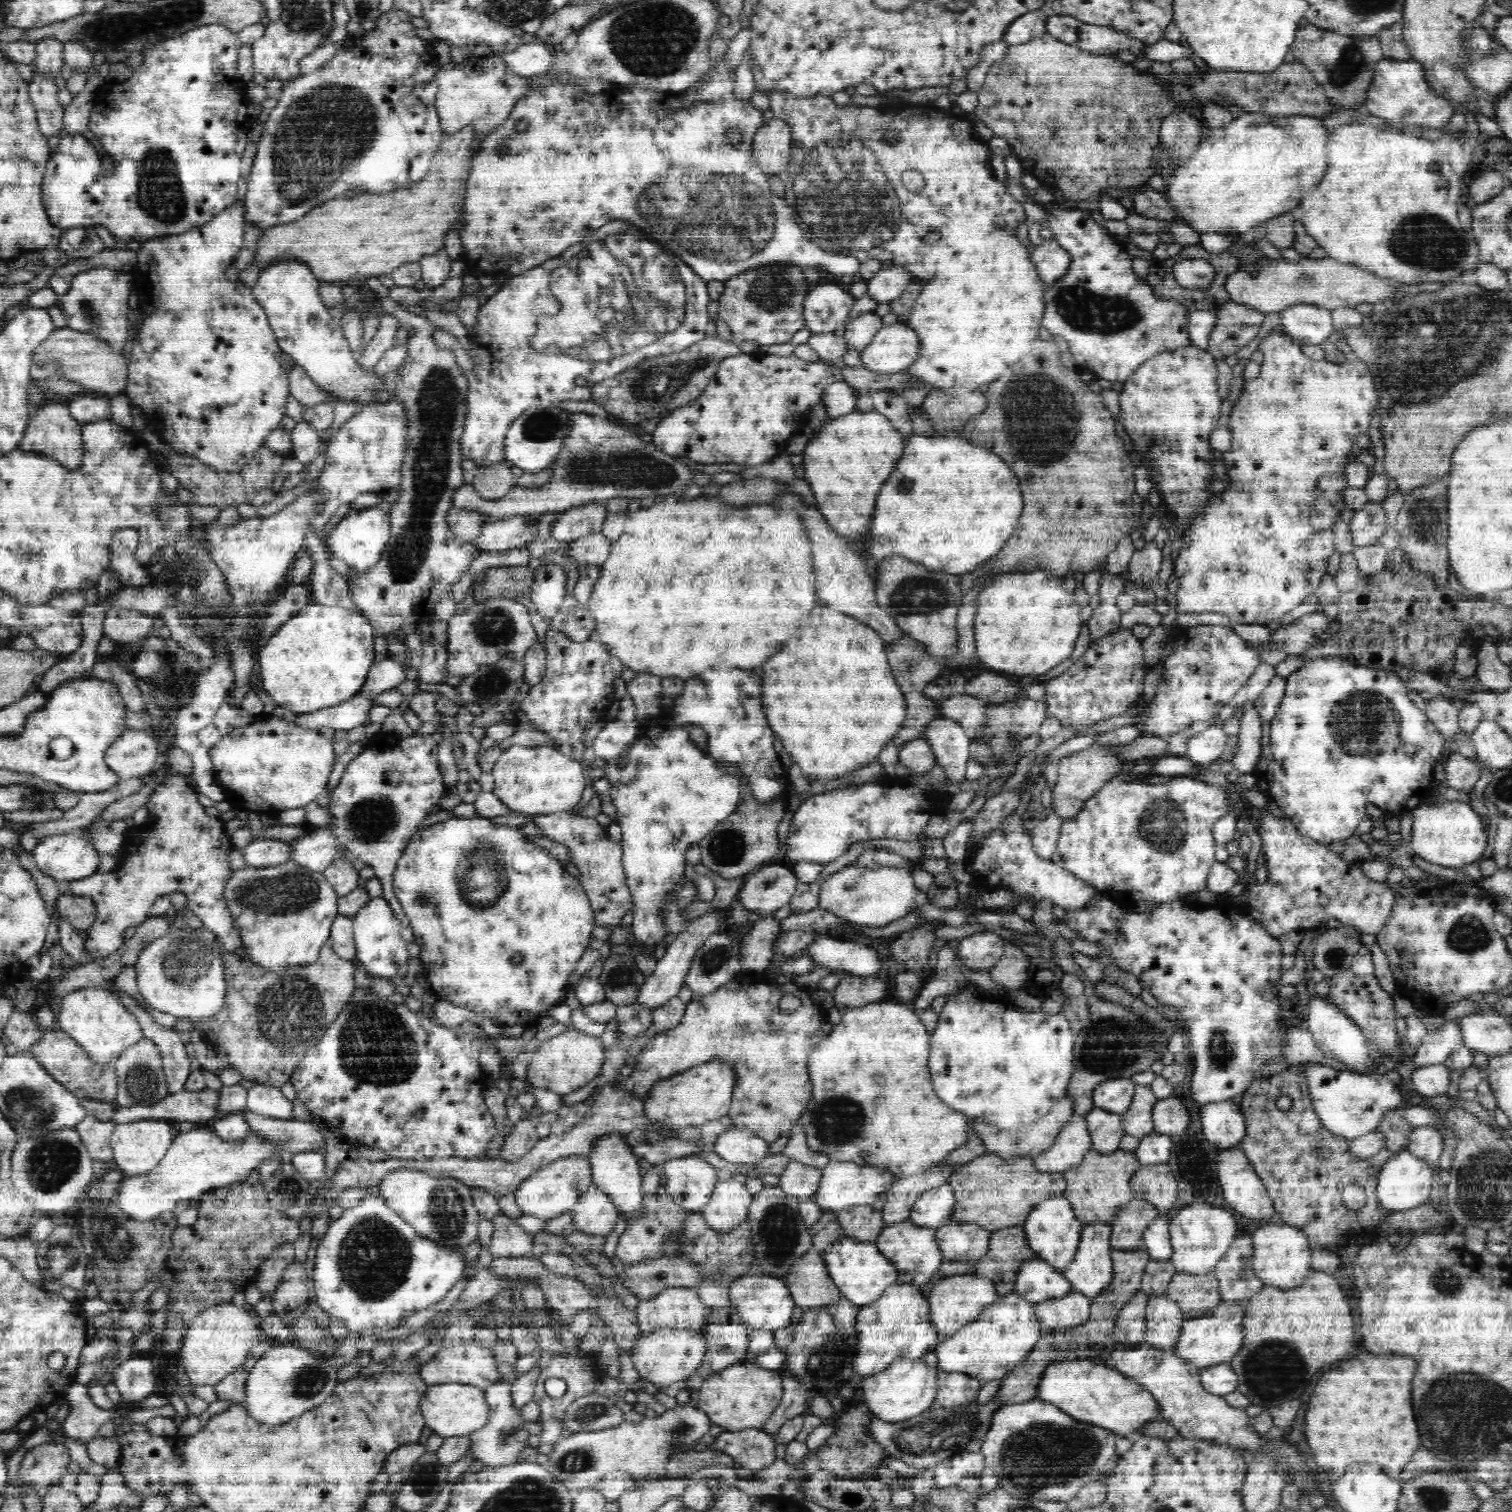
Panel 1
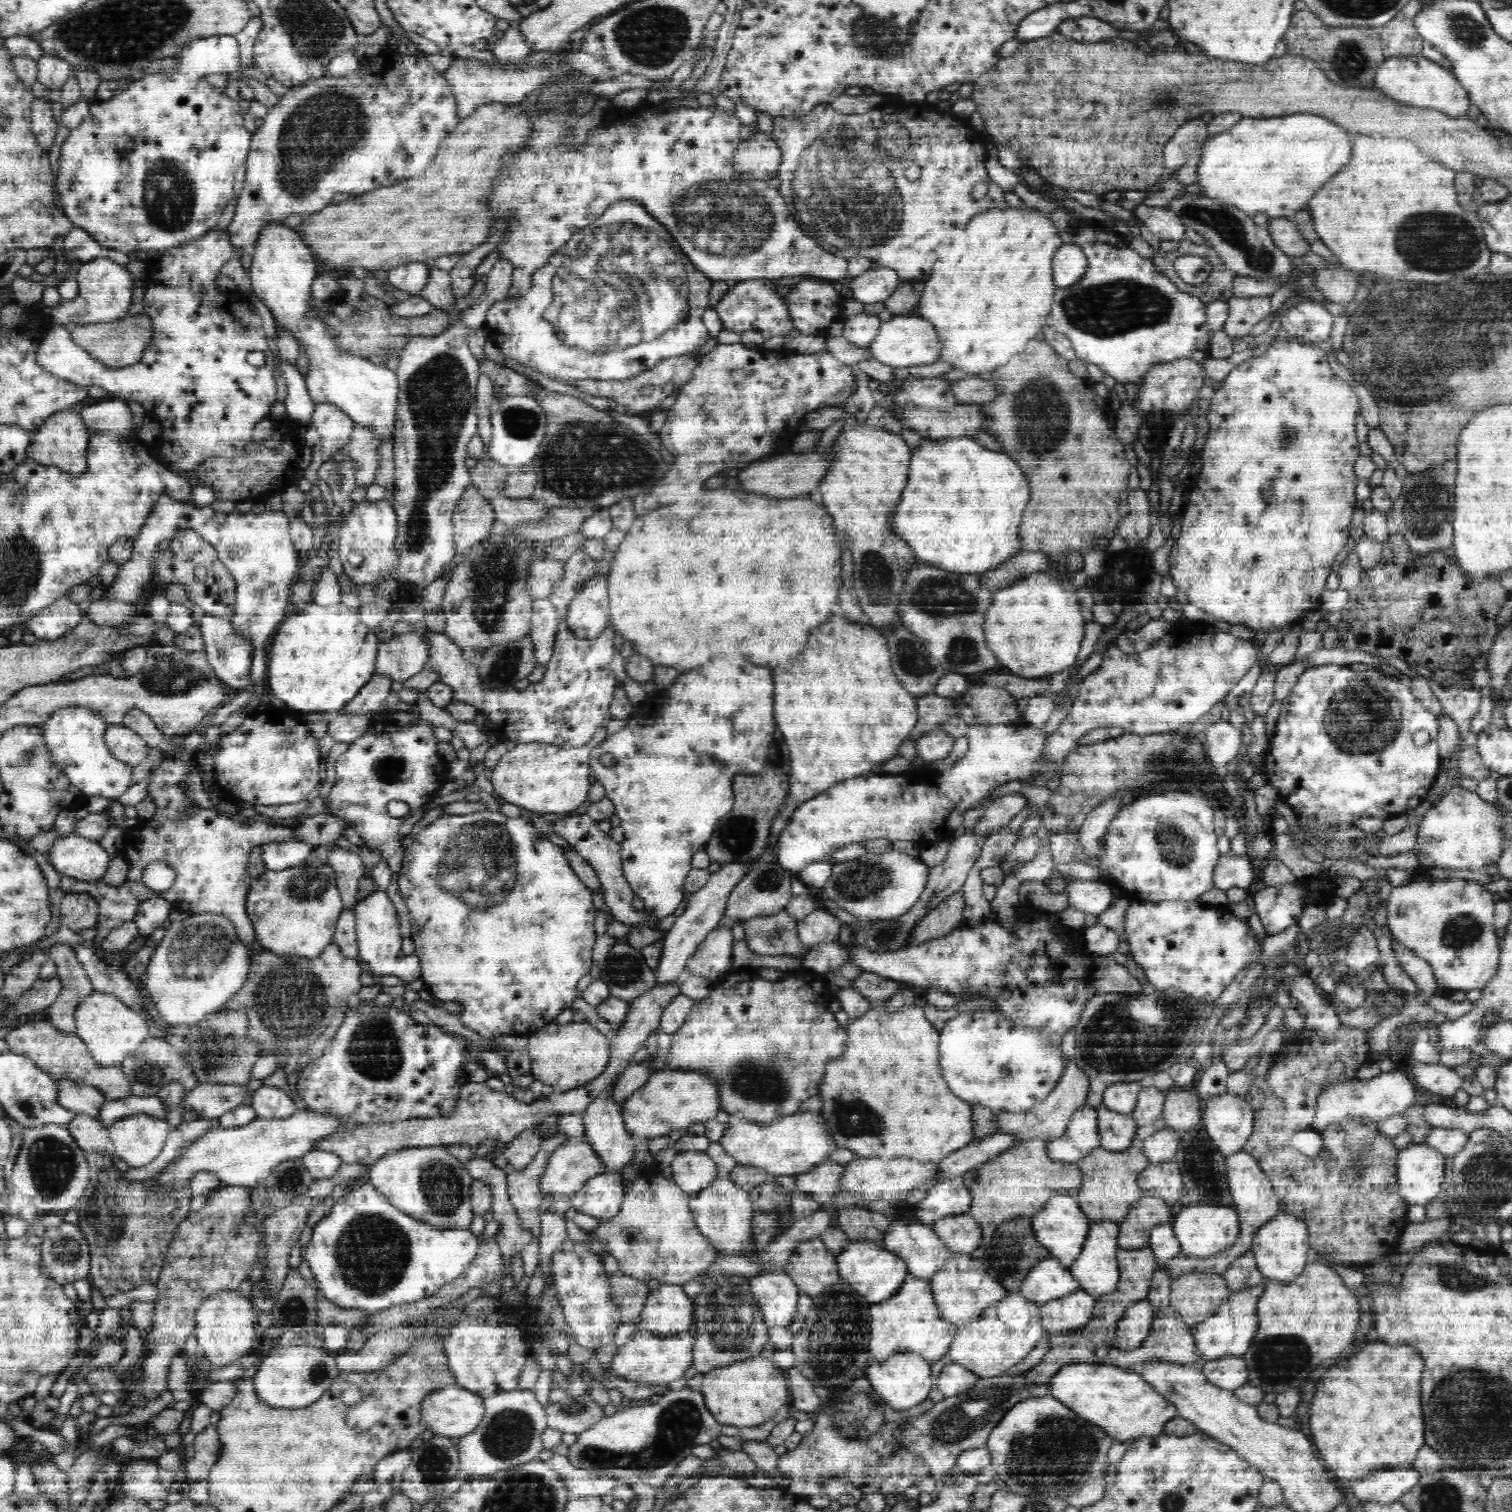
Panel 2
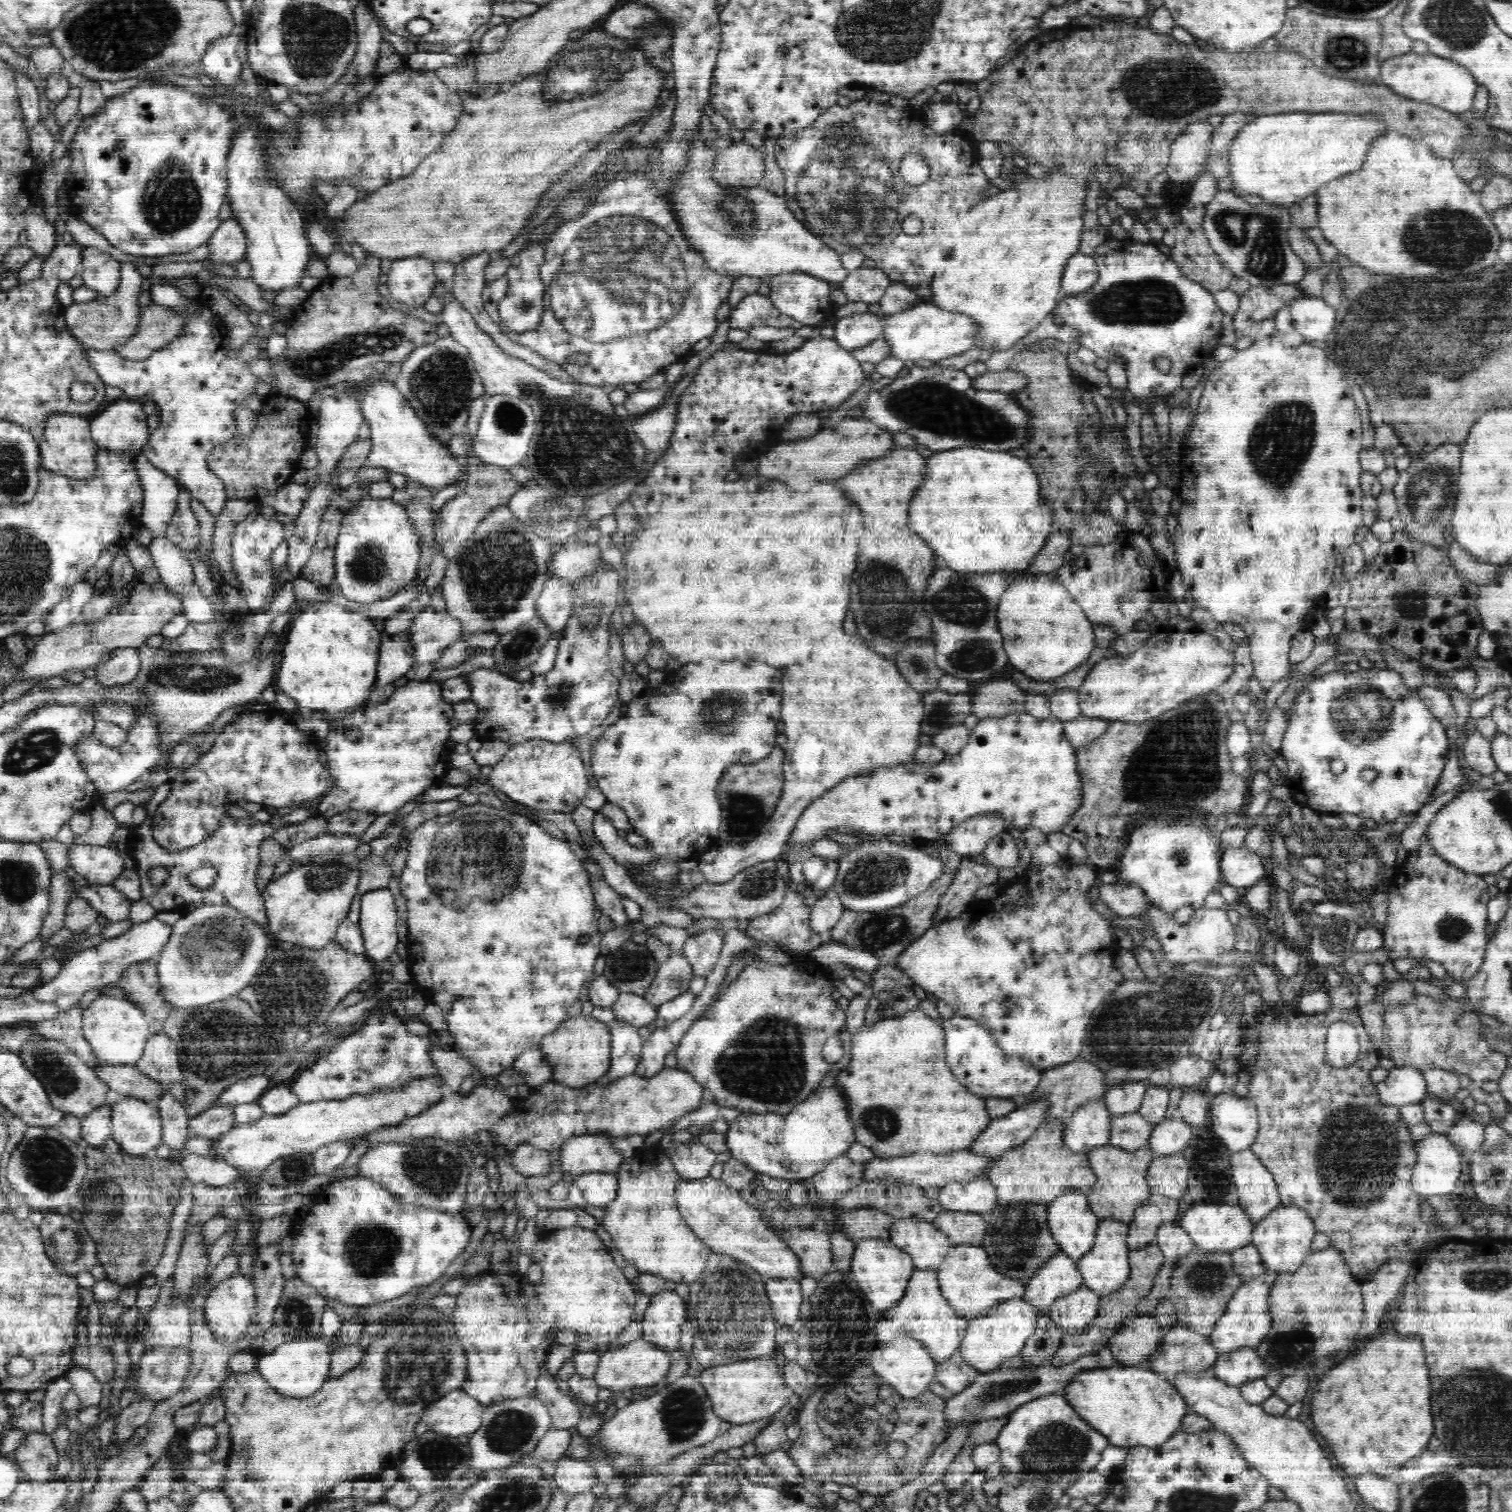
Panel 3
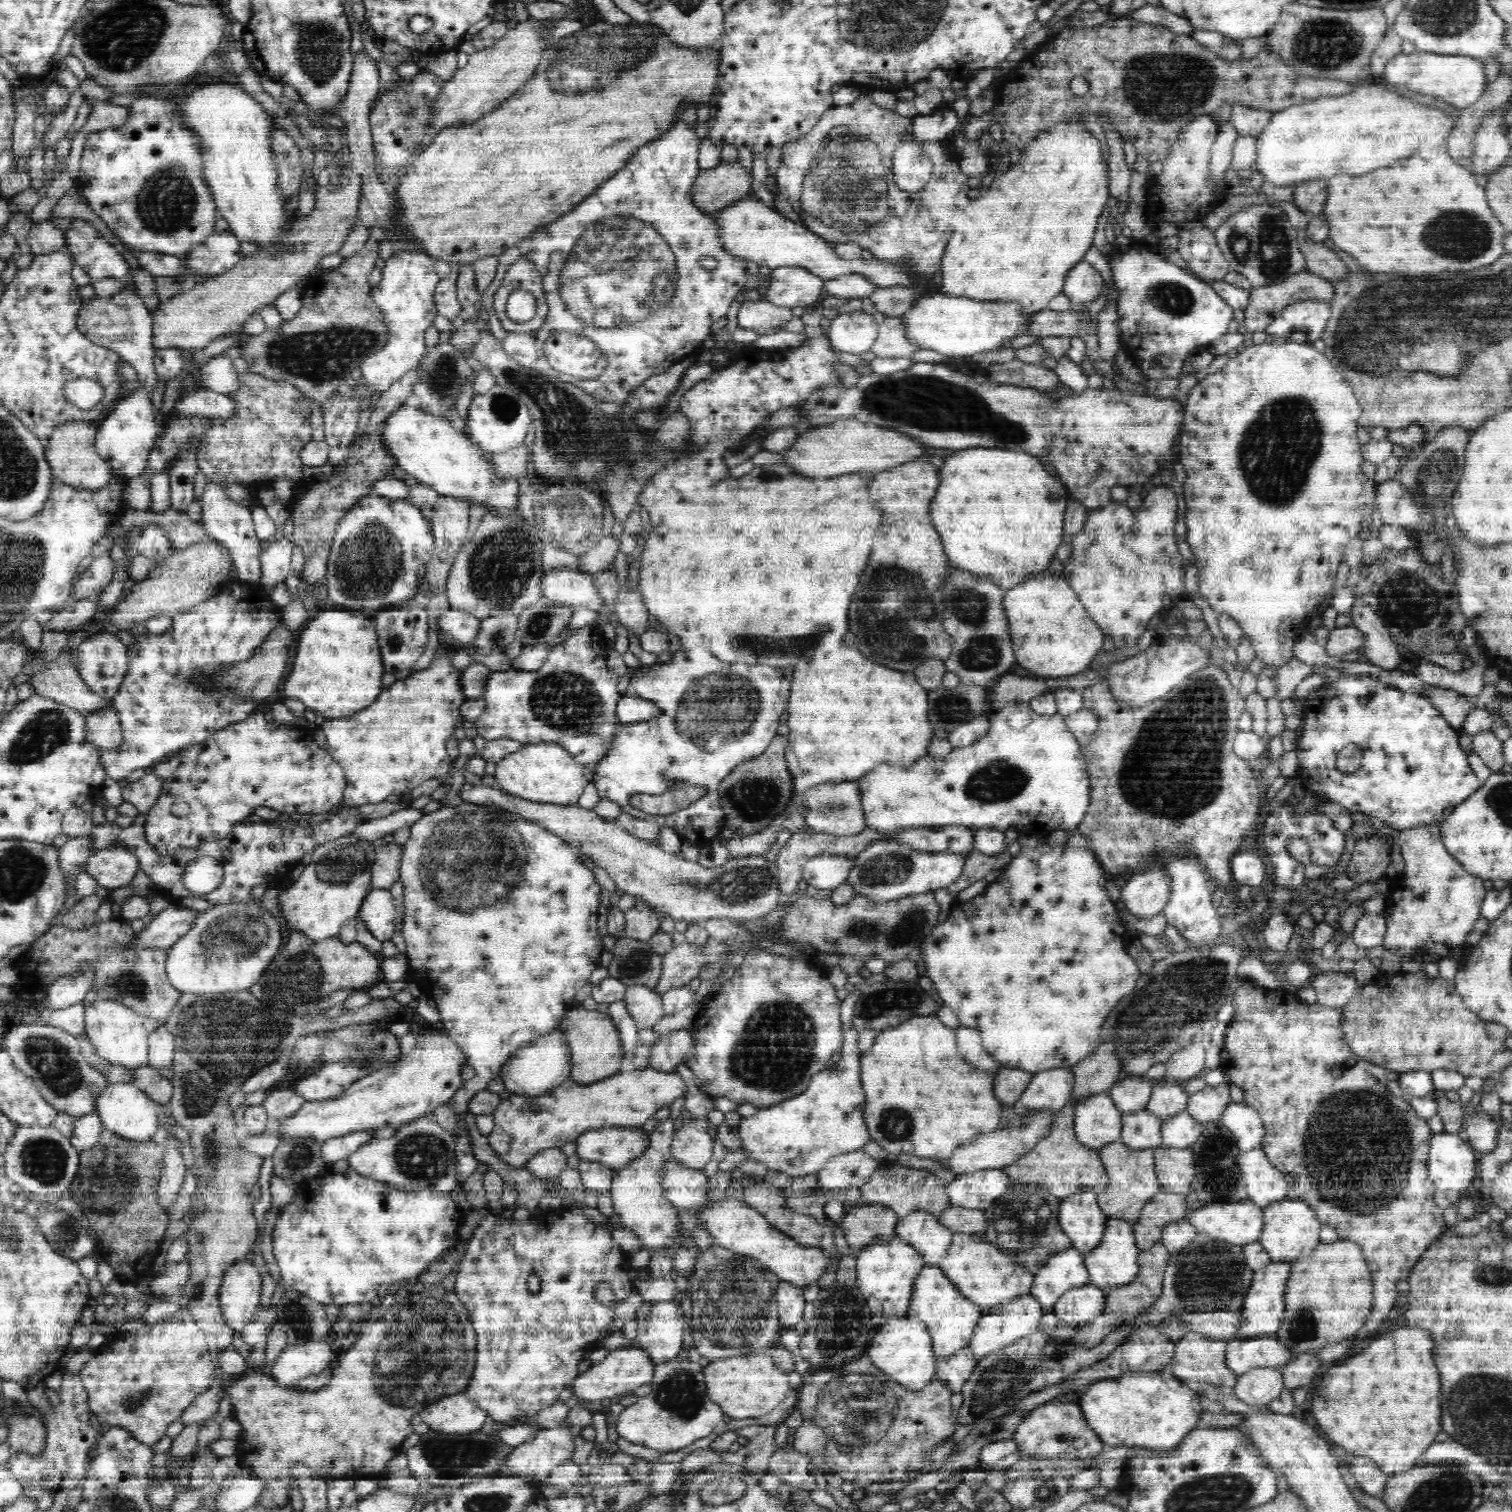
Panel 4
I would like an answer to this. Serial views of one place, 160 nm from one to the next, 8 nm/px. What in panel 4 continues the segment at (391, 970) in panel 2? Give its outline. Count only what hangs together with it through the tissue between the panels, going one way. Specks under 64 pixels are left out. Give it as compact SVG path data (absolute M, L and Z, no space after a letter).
M372 888L361 904L358 918L380 942L392 940L396 928L396 908L390 889Z

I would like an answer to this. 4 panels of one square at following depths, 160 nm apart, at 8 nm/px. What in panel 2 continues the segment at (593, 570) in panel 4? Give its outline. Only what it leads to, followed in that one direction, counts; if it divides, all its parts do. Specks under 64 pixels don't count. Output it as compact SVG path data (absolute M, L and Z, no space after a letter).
M538 558L532 562L530 576L528 576L528 587L530 587L532 601L537 598L548 598L553 592L553 586L564 574L566 560L546 560Z

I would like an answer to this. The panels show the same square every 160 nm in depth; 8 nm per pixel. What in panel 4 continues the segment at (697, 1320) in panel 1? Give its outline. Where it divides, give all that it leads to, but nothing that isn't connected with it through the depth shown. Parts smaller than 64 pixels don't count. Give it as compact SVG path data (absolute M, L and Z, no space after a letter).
M678 1300L653 1303L650 1315L637 1330L634 1343L655 1364L674 1360L682 1350L685 1324Z

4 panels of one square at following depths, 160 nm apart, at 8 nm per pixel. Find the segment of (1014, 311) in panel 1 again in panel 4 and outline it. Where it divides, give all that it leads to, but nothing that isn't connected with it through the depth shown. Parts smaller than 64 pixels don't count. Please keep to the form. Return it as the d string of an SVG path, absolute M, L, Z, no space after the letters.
M1056 122L1054 126L1042 130L1034 140L1024 146L1022 150L1022 159L1011 164L1008 169L1002 171L1000 176L986 188L977 198L972 199L962 214L962 223L960 228L951 234L948 248L944 252L943 260L940 265L942 272L941 292L951 293L952 296L975 297L976 300L1016 300L1020 301L1020 307L1024 307L1024 313L1034 315L1047 308L1048 302L1058 294L1062 294L1063 284L1068 272L1082 261L1082 256L1092 244L1094 232L1096 232L1096 222L1100 212L1106 206L1106 200L1111 198L1111 186L1109 178L1109 169L1106 168L1100 152L1100 144L1094 136L1090 136L1086 130L1076 126L1080 122Z

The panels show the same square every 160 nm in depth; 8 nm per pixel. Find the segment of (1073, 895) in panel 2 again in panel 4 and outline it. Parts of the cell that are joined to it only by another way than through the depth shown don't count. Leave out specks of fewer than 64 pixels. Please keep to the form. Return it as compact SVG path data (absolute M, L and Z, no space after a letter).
M1163 869L1136 872L1121 888L1125 908L1138 918L1159 915L1172 896L1173 878Z

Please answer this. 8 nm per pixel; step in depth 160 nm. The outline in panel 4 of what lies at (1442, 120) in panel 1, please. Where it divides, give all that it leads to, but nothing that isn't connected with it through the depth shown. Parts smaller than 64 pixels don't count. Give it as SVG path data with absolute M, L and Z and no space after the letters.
M1417 50L1412 54L1398 53L1394 56L1386 63L1381 78L1386 83L1412 90L1416 94L1440 98L1461 110L1474 104L1487 90L1484 65L1479 57L1436 54Z

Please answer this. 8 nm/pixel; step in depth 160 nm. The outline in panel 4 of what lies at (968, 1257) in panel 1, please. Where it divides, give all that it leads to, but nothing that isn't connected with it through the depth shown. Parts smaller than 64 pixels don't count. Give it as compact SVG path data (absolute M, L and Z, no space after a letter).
M950 1206L938 1218L939 1222L953 1233L968 1233L976 1236L984 1236L988 1229L985 1212L980 1209Z

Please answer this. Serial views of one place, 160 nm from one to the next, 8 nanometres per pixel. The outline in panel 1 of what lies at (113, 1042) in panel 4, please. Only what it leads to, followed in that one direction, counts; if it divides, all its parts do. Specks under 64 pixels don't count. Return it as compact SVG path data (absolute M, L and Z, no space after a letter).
M108 988L78 989L60 1001L59 1008L55 1008L57 1028L78 1042L94 1062L113 1064L124 1050L144 1038L136 1016Z

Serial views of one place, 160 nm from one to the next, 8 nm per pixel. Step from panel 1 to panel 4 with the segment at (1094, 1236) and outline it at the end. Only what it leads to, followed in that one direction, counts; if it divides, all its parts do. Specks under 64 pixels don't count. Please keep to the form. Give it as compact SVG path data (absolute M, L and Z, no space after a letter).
M1110 1218L1099 1246L1084 1255L1085 1264L1091 1276L1090 1283L1107 1290L1132 1282L1139 1272L1139 1252L1140 1248L1135 1243L1133 1224Z

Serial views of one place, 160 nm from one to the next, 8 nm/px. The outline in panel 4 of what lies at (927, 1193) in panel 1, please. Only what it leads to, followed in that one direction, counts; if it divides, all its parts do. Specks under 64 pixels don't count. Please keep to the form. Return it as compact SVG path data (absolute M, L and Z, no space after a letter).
M1003 1167L976 1170L952 1180L946 1187L946 1194L954 1207L985 1212L993 1200L1008 1192L1010 1183L1011 1179L1003 1172Z

